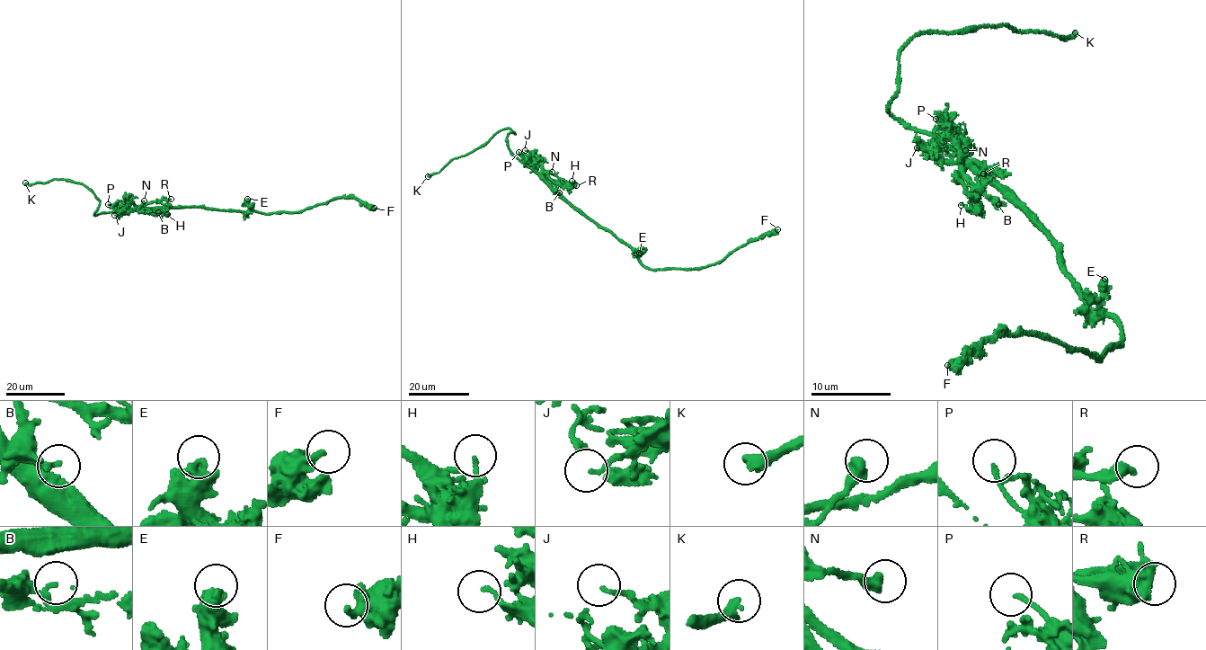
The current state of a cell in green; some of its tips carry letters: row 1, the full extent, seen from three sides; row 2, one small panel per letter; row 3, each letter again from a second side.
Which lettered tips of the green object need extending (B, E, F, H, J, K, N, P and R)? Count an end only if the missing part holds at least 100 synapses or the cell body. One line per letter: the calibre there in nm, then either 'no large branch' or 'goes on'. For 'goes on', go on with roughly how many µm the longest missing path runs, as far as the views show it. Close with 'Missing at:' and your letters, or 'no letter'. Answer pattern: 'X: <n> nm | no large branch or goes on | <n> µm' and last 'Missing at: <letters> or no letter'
B: 200 nm | no large branch
E: 480 nm | no large branch
F: 320 nm | no large branch
H: 160 nm | no large branch
J: 150 nm | no large branch
K: 360 nm | goes on | 3 µm
N: 460 nm | no large branch
P: 150 nm | no large branch
R: 380 nm | no large branch
Missing at: K

